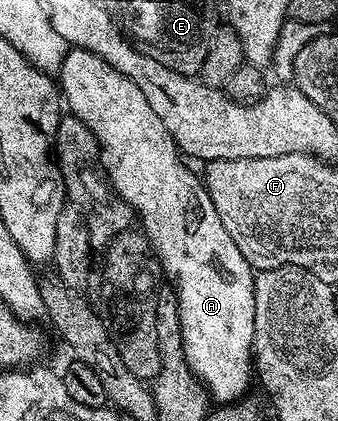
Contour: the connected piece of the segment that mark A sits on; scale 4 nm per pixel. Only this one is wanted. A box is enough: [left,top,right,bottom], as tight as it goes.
[56,48,256,402]

